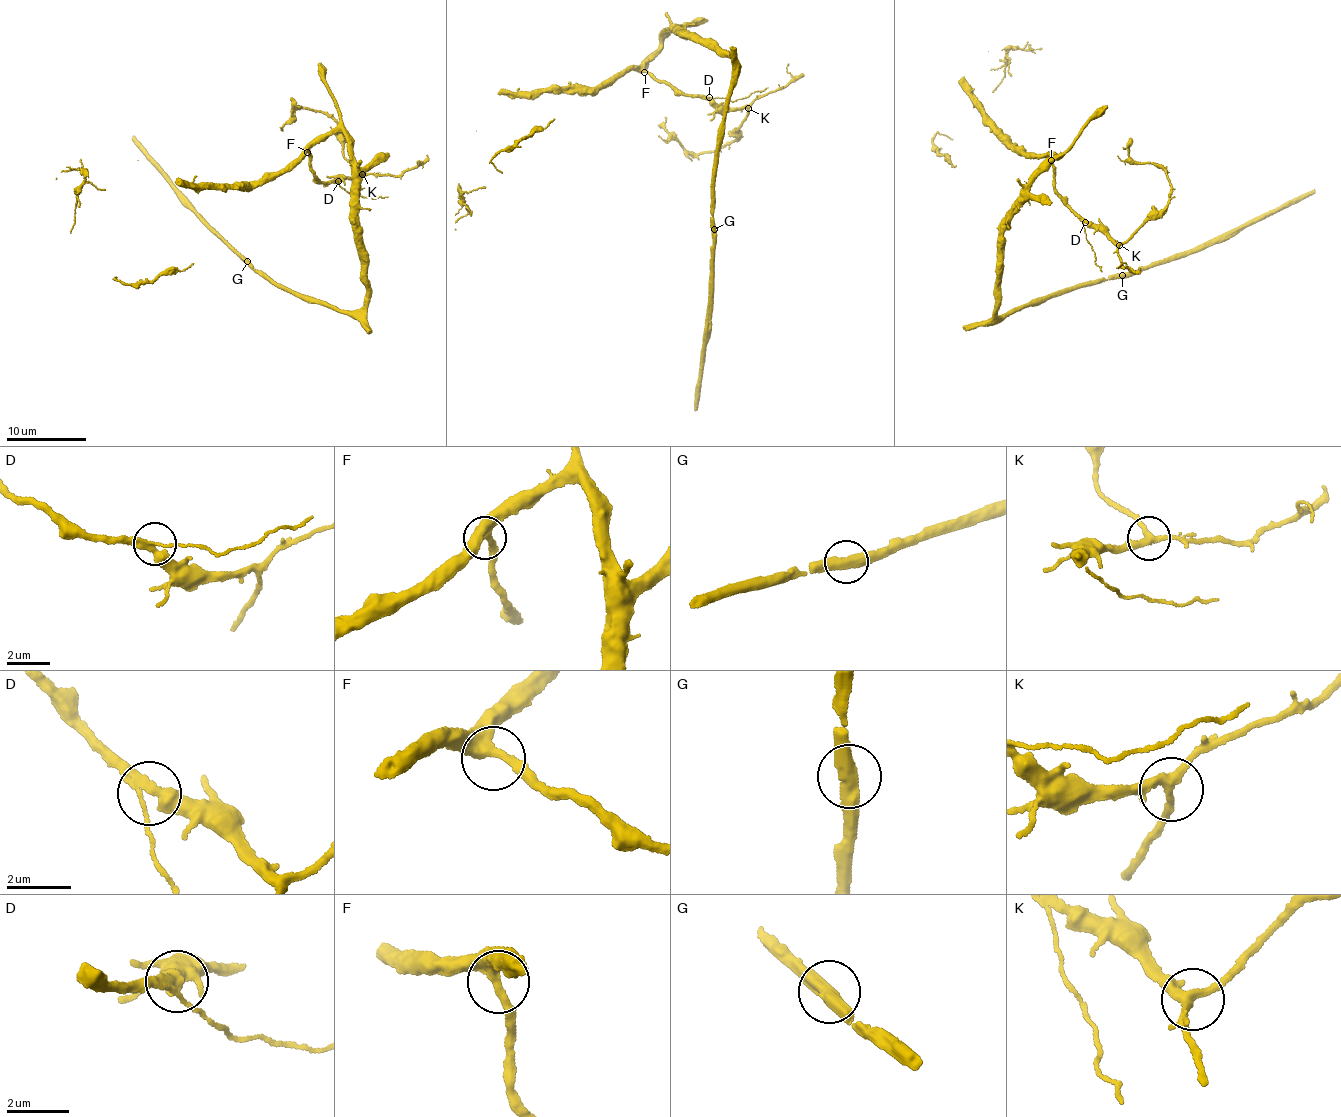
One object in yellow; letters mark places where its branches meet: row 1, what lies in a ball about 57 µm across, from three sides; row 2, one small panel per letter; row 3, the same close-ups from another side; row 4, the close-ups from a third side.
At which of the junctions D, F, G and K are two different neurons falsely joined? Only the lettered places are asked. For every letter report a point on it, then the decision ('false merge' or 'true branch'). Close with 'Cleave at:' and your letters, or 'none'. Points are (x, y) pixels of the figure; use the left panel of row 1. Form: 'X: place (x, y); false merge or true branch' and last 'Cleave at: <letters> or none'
D: place (338, 181); true branch
F: place (307, 152); true branch
G: place (247, 261); true branch
K: place (362, 174); true branch
Cleave at: none

